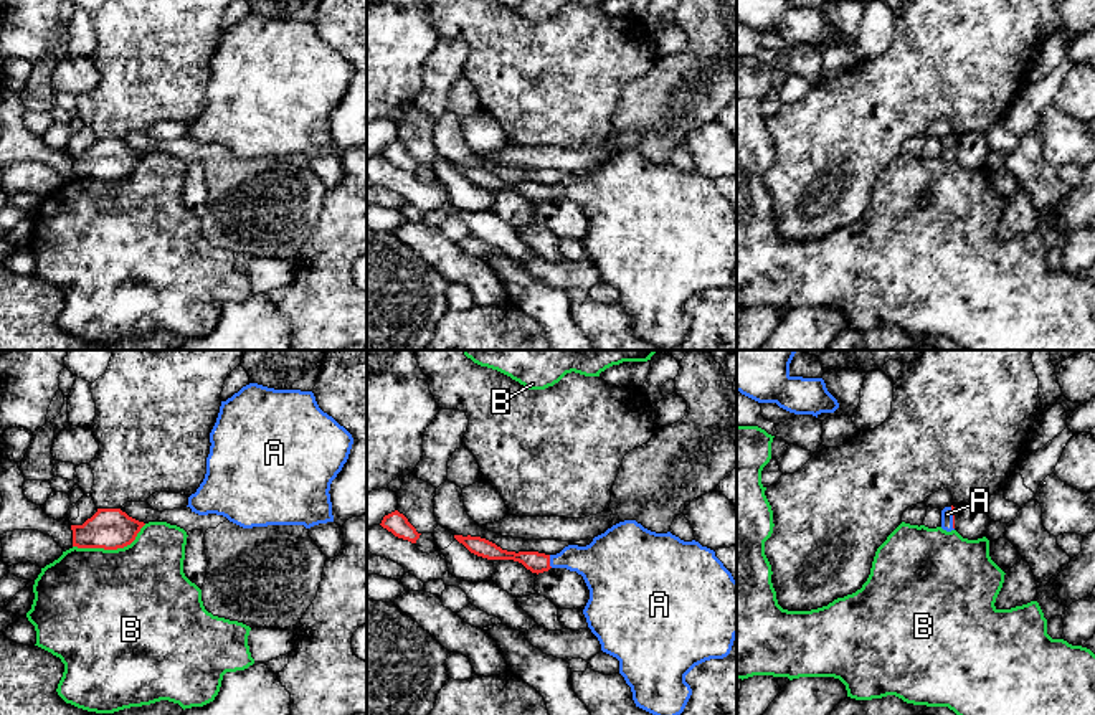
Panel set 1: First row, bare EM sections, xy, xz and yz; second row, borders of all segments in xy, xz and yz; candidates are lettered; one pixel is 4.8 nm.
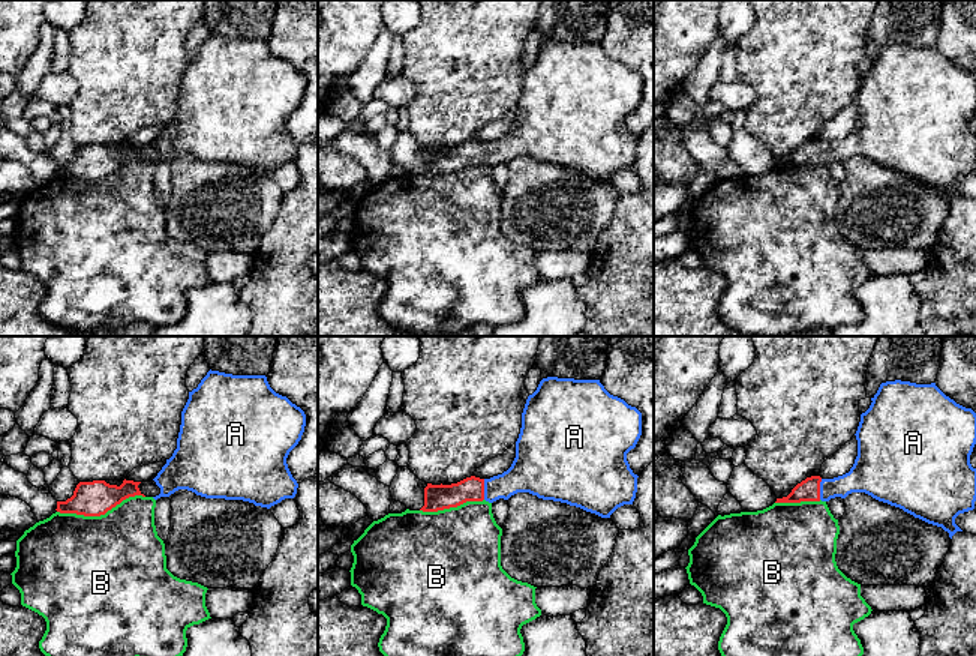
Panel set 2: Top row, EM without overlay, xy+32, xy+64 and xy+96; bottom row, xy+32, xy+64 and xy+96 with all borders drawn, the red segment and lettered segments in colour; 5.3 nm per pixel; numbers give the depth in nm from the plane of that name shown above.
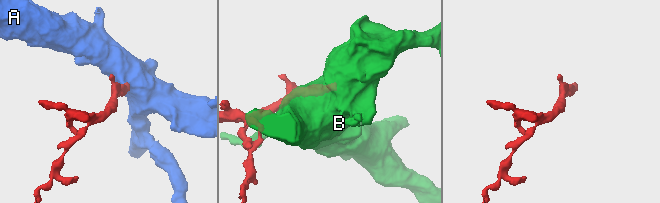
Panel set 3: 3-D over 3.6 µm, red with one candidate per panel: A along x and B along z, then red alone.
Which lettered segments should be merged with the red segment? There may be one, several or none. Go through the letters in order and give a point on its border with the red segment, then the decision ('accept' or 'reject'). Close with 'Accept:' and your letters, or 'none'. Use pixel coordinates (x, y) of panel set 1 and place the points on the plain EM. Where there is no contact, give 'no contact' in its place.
A: contact xz (549, 192); accept
B: contact xy (111, 179); reject
Accept: A

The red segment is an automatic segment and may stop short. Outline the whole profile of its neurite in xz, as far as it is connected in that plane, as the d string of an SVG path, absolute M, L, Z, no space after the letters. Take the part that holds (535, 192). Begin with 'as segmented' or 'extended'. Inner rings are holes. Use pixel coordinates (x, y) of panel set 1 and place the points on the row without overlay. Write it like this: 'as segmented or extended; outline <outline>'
extended; outline M624 150L586 177L568 175L557 185L507 182L481 167L454 165L471 183L487 190L514 190L532 203L566 198L583 206L590 230L583 239L601 281L619 291L636 337L659 347L680 345L692 325L685 305L699 294L723 289L737 266L737 211L715 182L699 172L656 163Z

